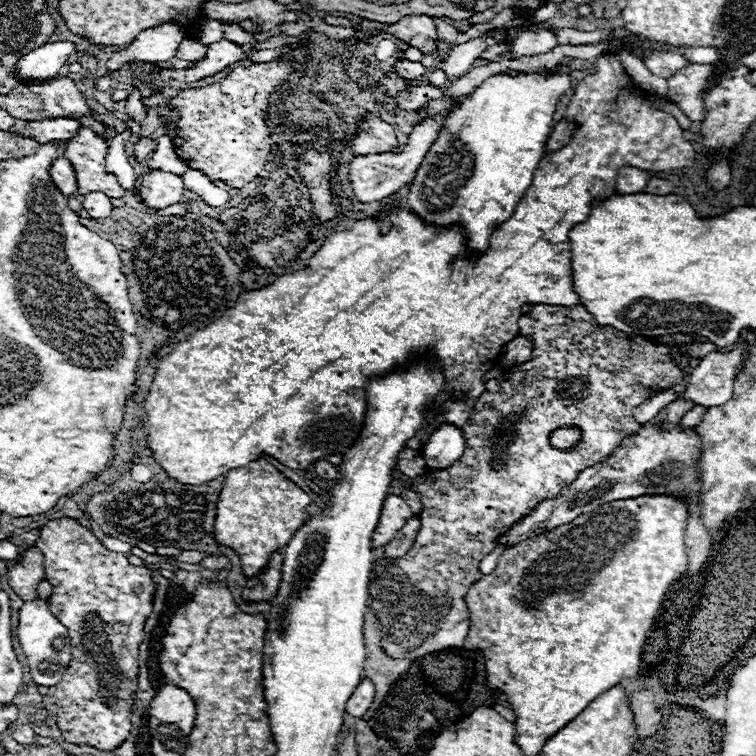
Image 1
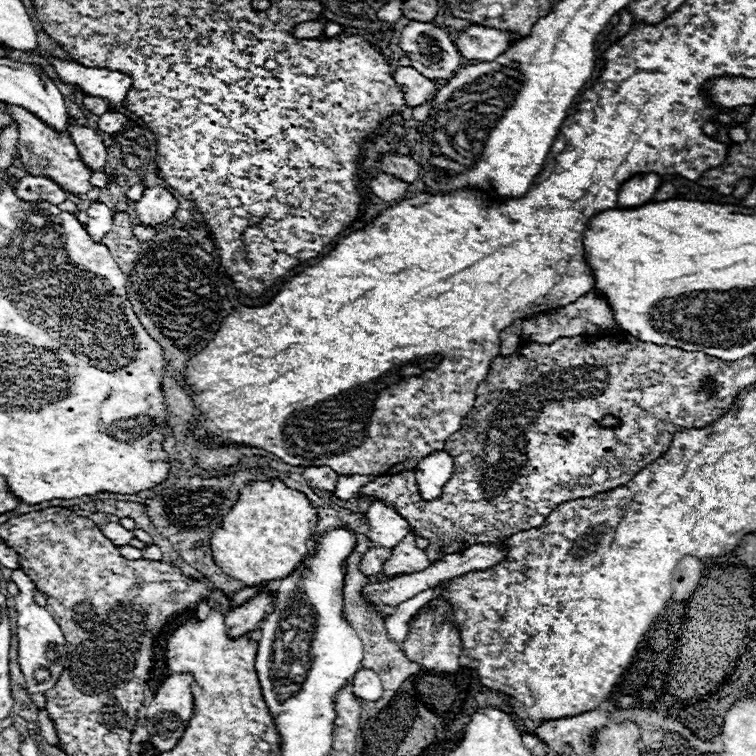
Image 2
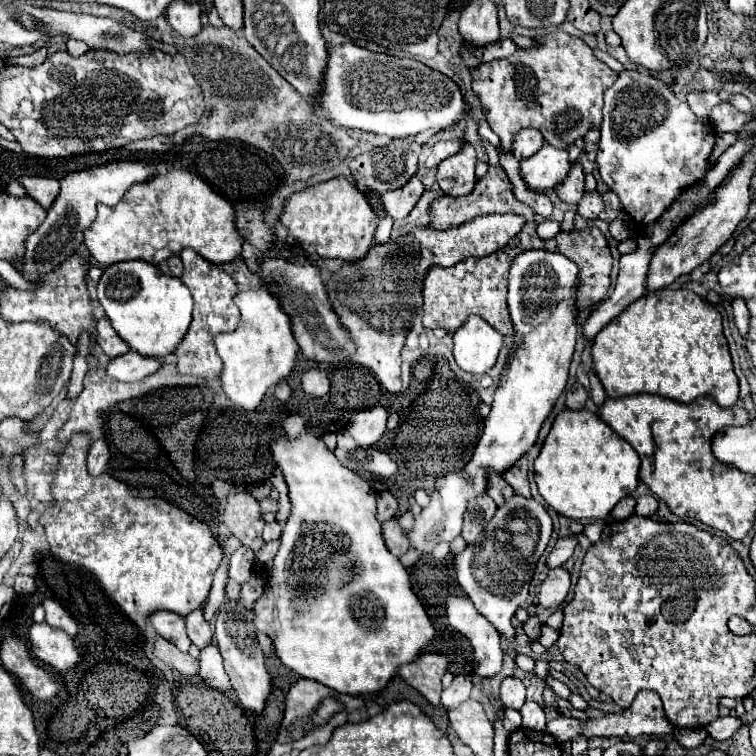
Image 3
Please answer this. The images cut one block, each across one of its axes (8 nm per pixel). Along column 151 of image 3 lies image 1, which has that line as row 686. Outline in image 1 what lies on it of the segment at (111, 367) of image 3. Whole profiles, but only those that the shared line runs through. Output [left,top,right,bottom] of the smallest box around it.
[346,678,376,718]

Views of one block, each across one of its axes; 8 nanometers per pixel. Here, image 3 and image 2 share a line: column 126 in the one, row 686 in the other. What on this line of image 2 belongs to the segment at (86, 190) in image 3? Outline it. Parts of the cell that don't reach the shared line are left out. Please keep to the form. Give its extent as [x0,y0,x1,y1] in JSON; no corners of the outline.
[148,674,194,752]

